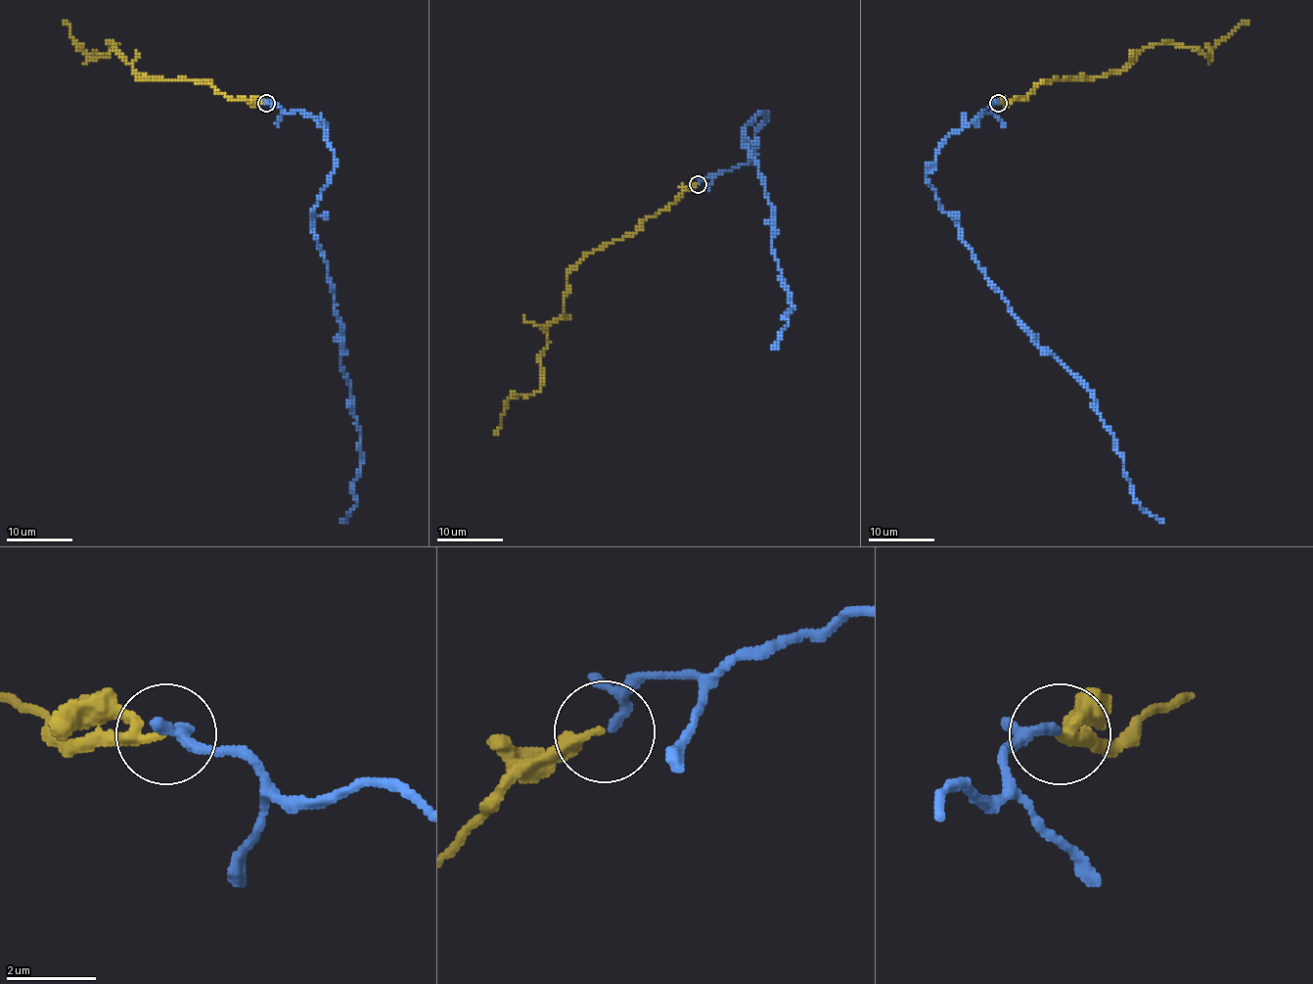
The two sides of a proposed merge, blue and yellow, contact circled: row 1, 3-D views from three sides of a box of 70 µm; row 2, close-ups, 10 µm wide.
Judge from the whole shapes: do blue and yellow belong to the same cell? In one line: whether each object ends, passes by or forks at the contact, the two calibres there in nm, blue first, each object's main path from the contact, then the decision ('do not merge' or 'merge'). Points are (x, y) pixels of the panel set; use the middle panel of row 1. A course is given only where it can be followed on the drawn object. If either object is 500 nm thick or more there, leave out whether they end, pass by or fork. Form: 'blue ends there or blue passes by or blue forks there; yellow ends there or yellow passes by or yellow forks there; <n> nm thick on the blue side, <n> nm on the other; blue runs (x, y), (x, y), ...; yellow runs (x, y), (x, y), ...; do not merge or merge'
blue passes by; yellow ends there; 160 nm thick on the blue side, 200 nm on the other; blue runs (698, 184), (755, 155), (760, 112), (743, 143), (772, 205), (770, 251), (792, 308), (770, 350); yellow runs (698, 184), (567, 272), (563, 314), (546, 328), (543, 384), (505, 403), (495, 434); merge

